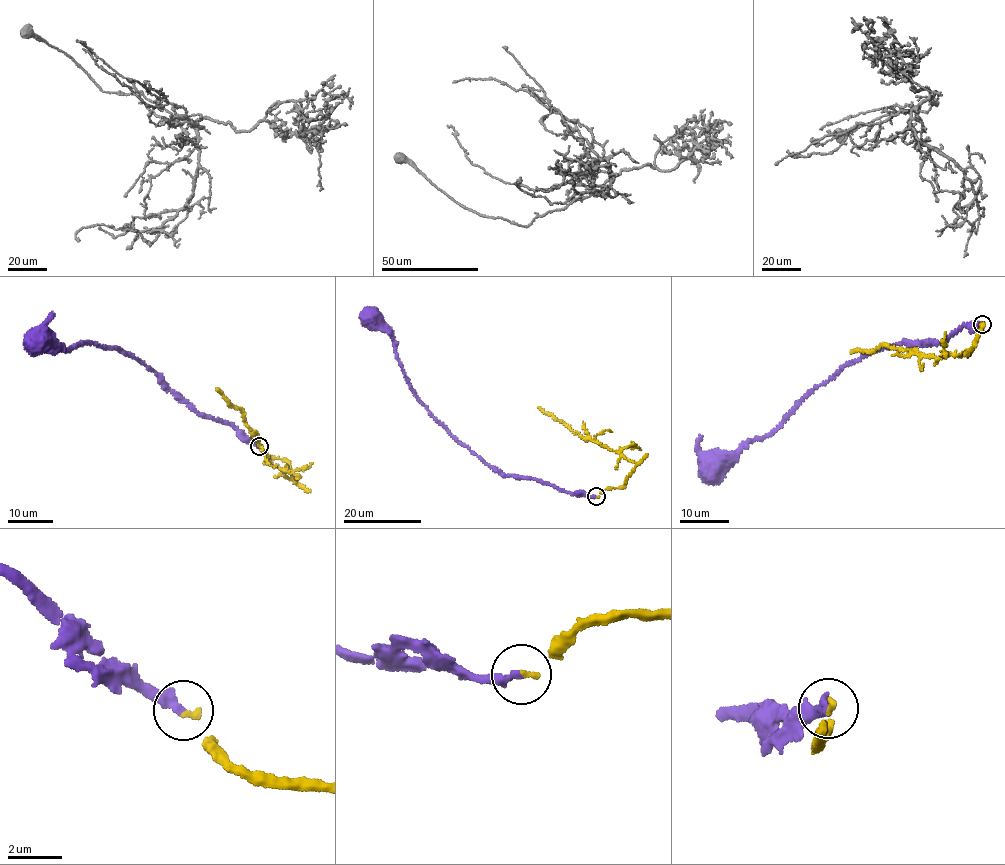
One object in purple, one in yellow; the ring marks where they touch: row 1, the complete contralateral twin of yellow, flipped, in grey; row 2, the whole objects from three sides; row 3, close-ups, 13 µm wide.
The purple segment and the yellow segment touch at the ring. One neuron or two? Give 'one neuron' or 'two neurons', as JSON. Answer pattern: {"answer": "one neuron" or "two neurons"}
{"answer": "one neuron"}

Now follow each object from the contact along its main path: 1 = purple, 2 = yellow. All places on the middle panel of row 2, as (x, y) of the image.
1: (596, 496), (505, 475), (483, 463), (419, 402), (389, 332), (374, 328), (370, 320)
2: (596, 496), (606, 489), (622, 487), (635, 463), (574, 432), (538, 407)

